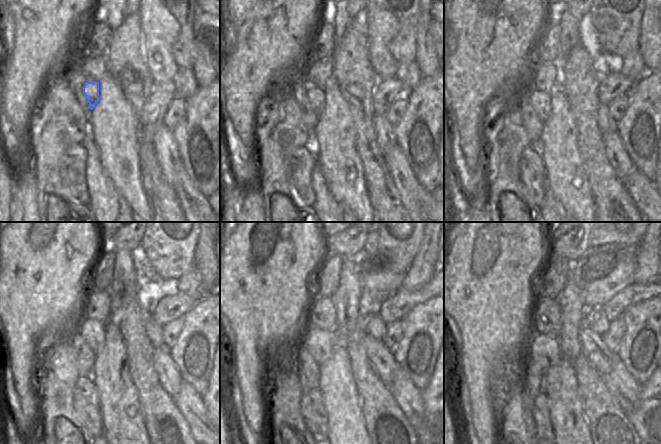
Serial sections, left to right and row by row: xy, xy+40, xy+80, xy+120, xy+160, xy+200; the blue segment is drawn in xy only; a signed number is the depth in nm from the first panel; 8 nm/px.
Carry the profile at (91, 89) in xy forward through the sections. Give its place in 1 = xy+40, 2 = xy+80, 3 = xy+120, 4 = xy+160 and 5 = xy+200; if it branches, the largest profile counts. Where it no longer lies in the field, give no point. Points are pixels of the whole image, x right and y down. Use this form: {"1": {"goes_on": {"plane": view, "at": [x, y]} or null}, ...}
{"1": {"goes_on": {"plane": "xy+40", "at": [316, 95]}}, "2": {"goes_on": {"plane": "xy+80", "at": [541, 101]}}, "3": {"goes_on": {"plane": "xy+120", "at": [93, 331]}}, "4": {"goes_on": {"plane": "xy+160", "at": [320, 343]}}, "5": {"goes_on": {"plane": "xy+200", "at": [543, 350]}}}

